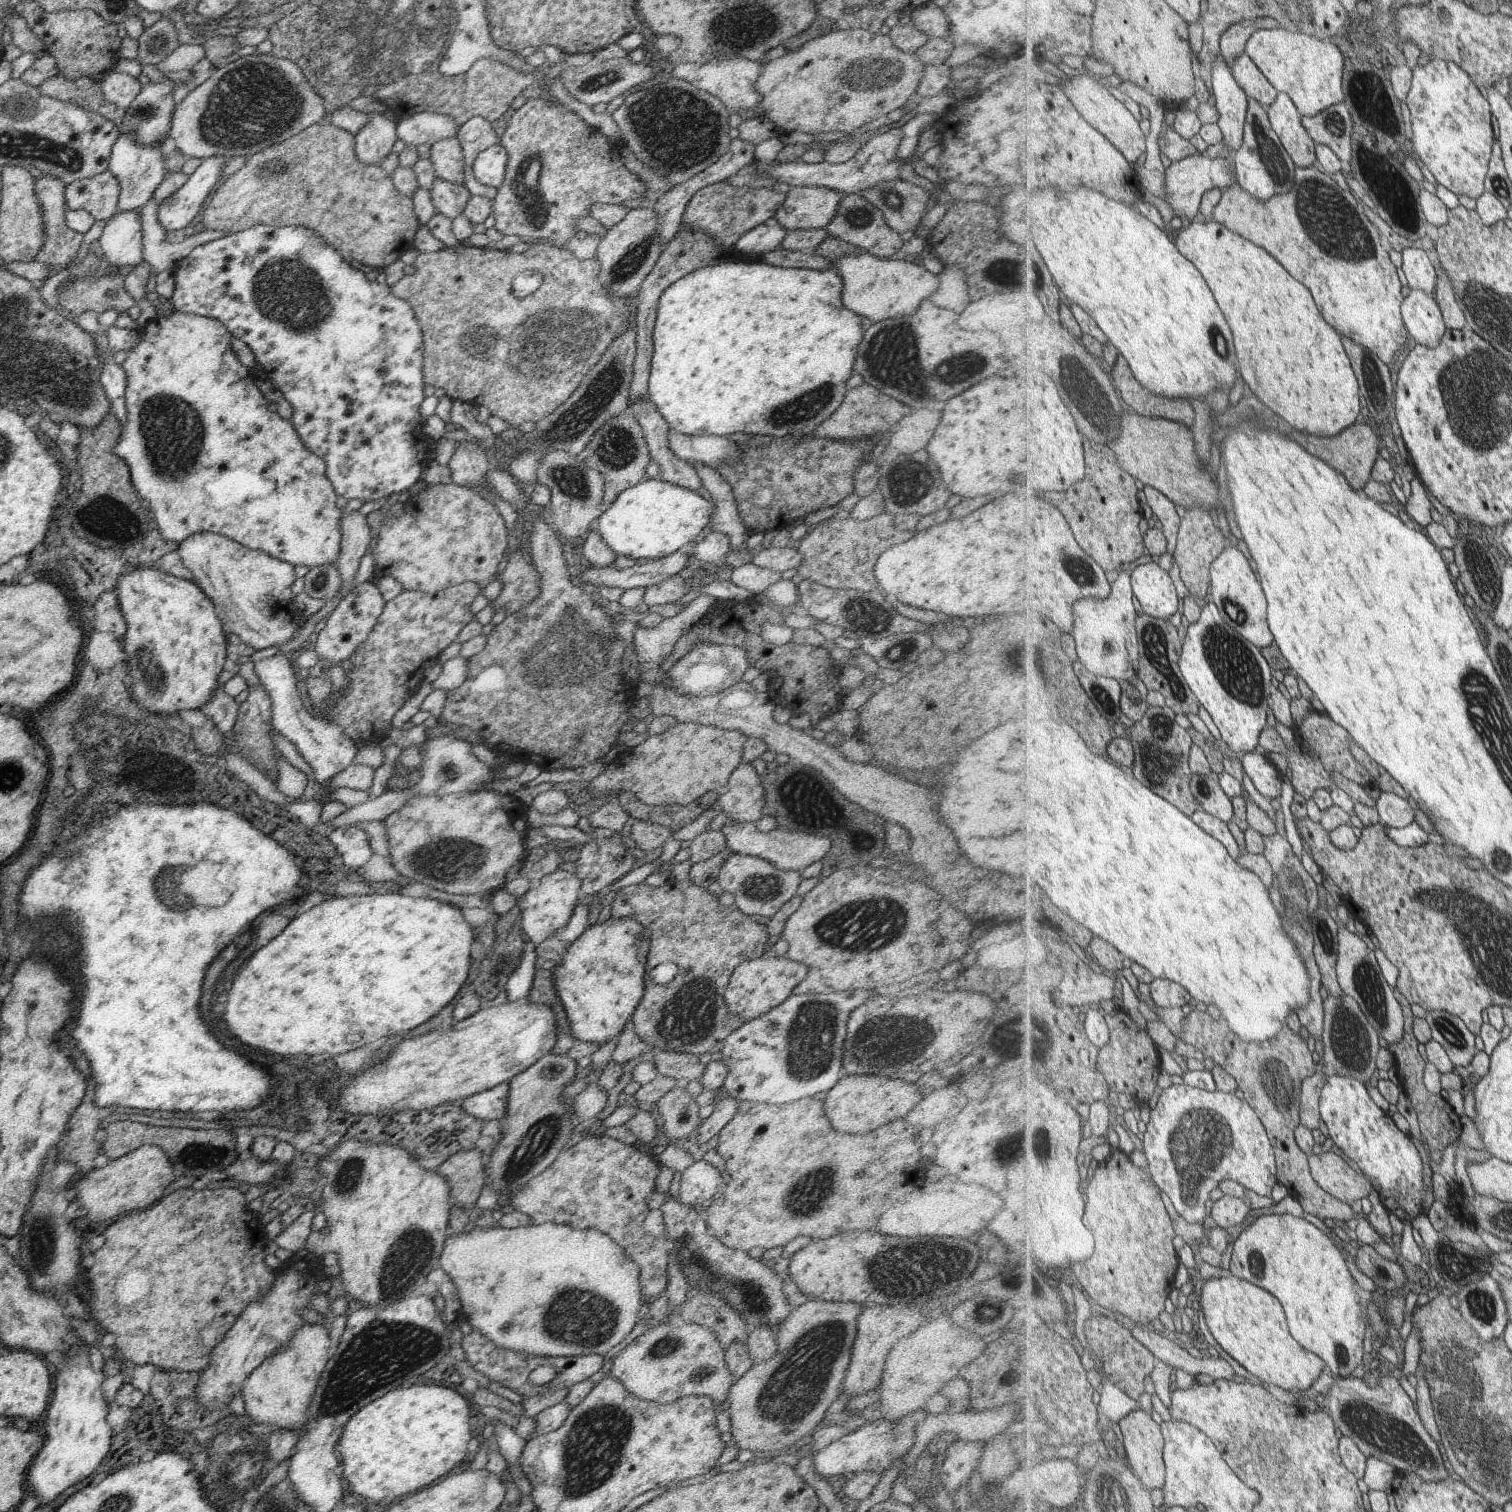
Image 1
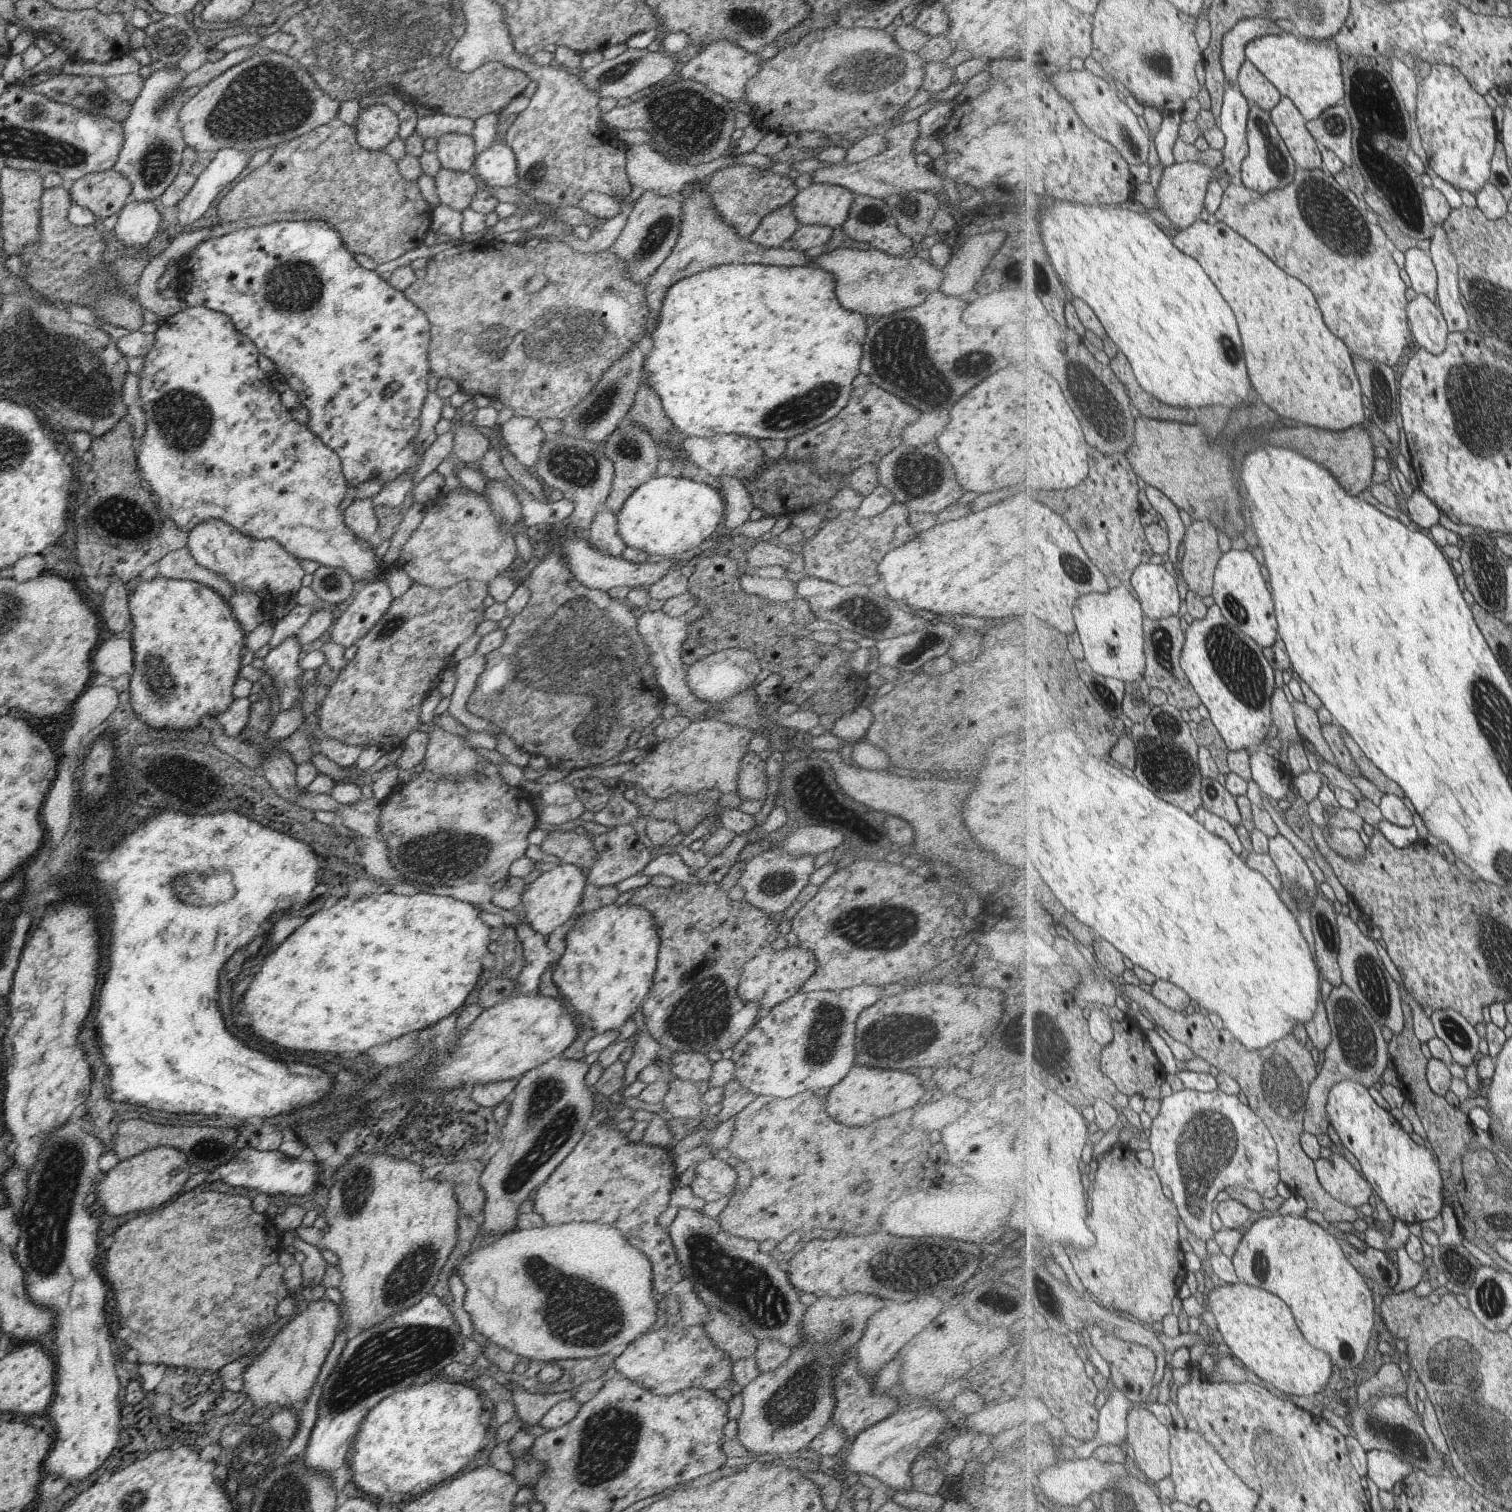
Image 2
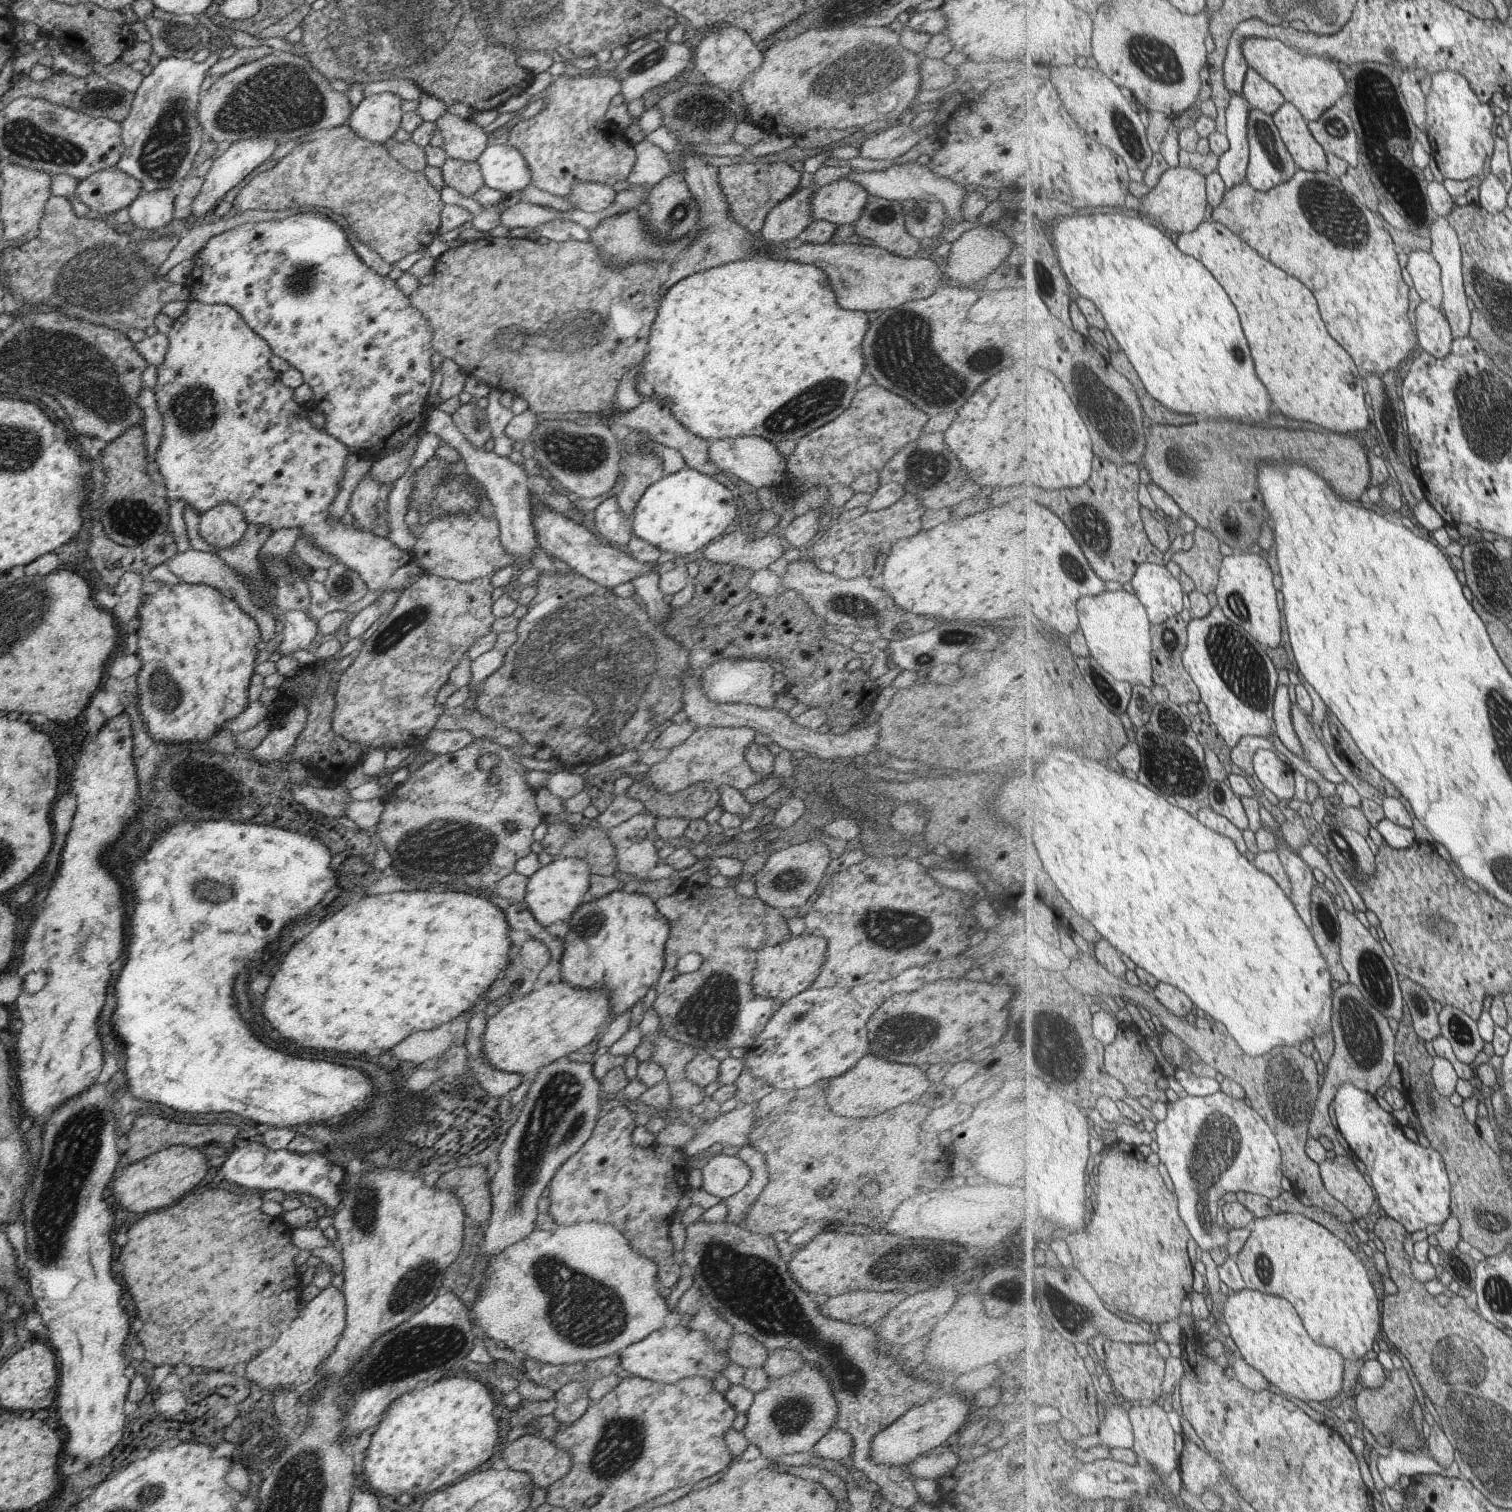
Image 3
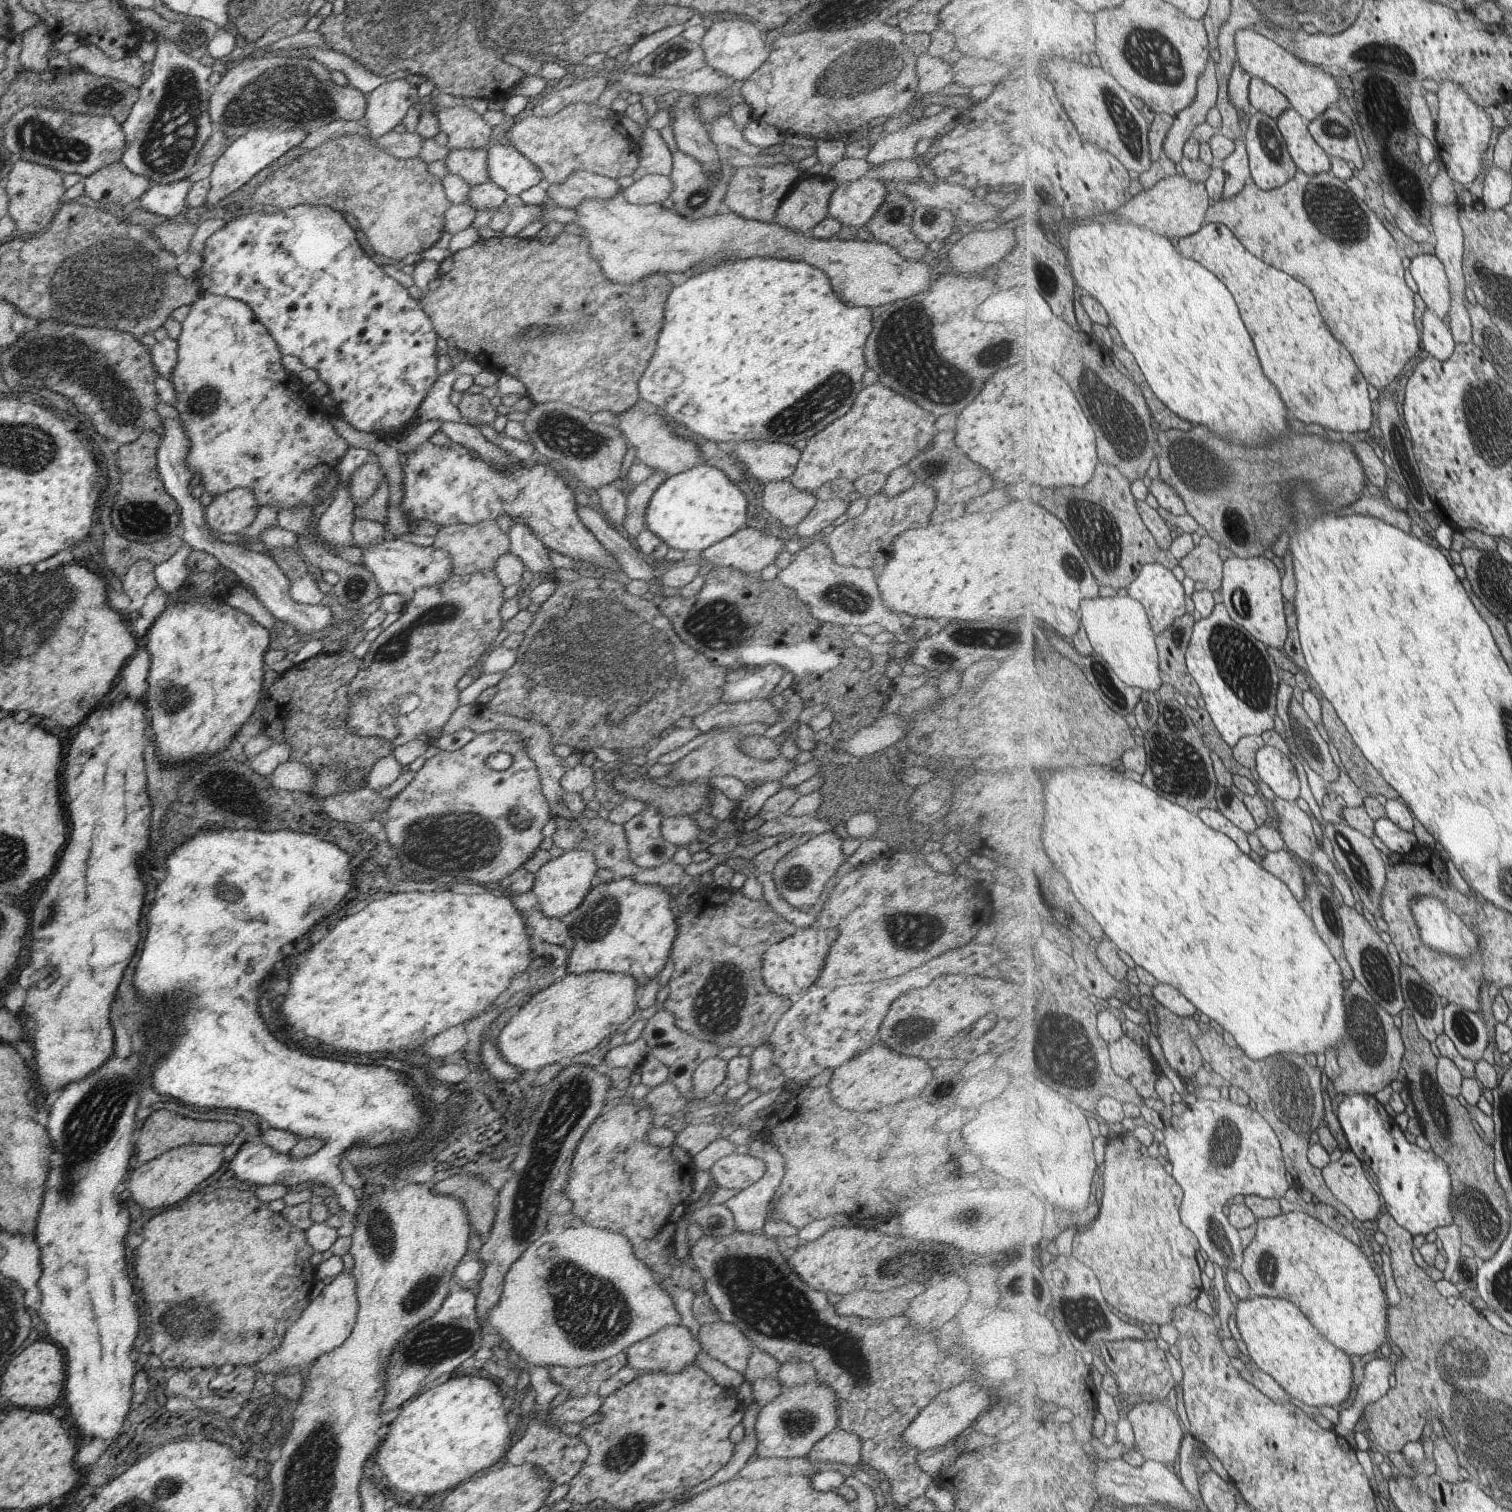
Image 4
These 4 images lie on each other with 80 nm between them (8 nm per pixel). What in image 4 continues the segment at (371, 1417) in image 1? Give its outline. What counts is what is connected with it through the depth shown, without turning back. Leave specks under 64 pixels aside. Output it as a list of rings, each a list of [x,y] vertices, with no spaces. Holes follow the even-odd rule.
[[[469,1375],[447,1378],[445,1382],[440,1381],[415,1397],[401,1408],[401,1414],[391,1422],[389,1432],[377,1450],[375,1464],[381,1468],[387,1488],[409,1492],[411,1496],[421,1494],[426,1497],[445,1490],[451,1491],[461,1480],[467,1480],[469,1476],[493,1466],[508,1451],[512,1433],[506,1423],[506,1413],[510,1408],[490,1379]]]

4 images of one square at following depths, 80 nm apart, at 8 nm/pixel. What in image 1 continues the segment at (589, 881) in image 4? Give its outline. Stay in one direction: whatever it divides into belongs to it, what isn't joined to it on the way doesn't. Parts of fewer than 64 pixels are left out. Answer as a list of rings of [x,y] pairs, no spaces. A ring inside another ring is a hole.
[[[567,866],[559,867],[555,871],[540,877],[537,886],[528,888],[522,894],[518,907],[520,908],[521,923],[520,928],[527,940],[534,945],[538,945],[542,940],[551,936],[557,928],[566,925],[573,912],[573,907],[578,904],[578,890],[580,880],[577,875],[571,872]]]

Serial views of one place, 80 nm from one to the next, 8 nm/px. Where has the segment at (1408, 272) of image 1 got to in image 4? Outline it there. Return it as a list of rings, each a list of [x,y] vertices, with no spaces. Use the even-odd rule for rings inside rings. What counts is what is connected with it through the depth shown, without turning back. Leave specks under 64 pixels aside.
[[[1434,253],[1422,254],[1411,260],[1409,270],[1427,308],[1449,323],[1452,288],[1443,261]]]

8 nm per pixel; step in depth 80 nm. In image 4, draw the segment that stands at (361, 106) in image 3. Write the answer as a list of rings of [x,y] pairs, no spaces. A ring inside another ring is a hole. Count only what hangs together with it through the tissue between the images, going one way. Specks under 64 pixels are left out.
[[[400,76],[379,81],[367,95],[362,124],[371,137],[388,133],[400,124],[417,97],[417,87]]]

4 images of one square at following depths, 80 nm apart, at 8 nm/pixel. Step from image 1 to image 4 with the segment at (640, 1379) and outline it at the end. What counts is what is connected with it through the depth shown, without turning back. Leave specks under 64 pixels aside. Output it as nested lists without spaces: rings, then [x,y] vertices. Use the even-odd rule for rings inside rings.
[[[673,1324],[664,1326],[647,1336],[647,1338],[634,1342],[623,1352],[626,1354],[626,1365],[643,1374],[657,1371],[676,1373],[685,1365],[693,1363],[694,1357],[699,1350],[700,1341],[691,1335],[689,1330],[683,1325]]]

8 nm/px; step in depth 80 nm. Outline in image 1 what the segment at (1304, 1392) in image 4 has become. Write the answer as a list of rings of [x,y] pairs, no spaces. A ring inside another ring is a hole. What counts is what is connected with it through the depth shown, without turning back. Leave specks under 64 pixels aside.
[[[1235,1275],[1205,1281],[1196,1302],[1222,1351],[1241,1364],[1256,1381],[1285,1390],[1309,1390],[1325,1370],[1323,1358],[1308,1351],[1290,1331],[1281,1302],[1267,1290]]]

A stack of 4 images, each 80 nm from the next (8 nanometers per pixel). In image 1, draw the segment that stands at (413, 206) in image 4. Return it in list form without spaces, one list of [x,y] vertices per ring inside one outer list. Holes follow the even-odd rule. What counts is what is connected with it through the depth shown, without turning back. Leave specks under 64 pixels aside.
[[[323,120],[312,124],[287,140],[272,144],[252,154],[245,166],[236,173],[228,176],[223,184],[219,184],[216,193],[210,199],[206,209],[203,211],[202,223],[205,229],[220,230],[222,236],[234,234],[241,230],[246,230],[253,225],[297,225],[302,227],[311,227],[328,245],[331,245],[349,264],[359,260],[361,264],[373,264],[373,267],[383,267],[391,264],[403,254],[403,251],[411,248],[411,241],[414,234],[421,226],[417,223],[417,216],[413,213],[413,202],[411,197],[402,195],[396,191],[395,183],[392,182],[391,174],[385,173],[379,164],[365,165],[359,162],[354,154],[354,136],[342,128],[336,127]]]

